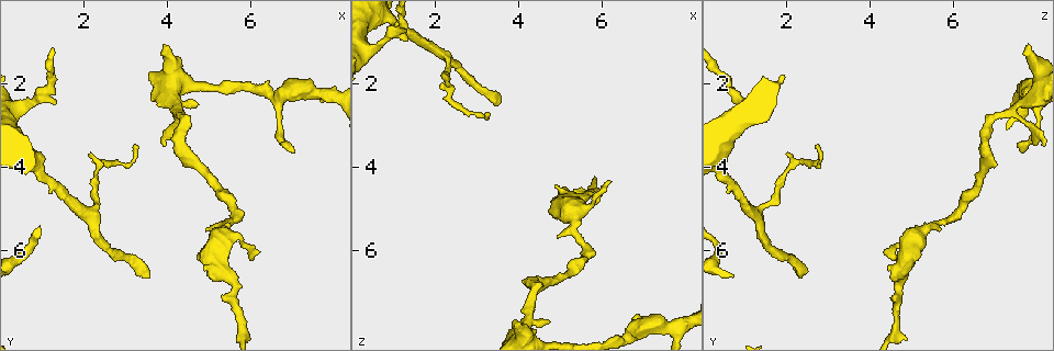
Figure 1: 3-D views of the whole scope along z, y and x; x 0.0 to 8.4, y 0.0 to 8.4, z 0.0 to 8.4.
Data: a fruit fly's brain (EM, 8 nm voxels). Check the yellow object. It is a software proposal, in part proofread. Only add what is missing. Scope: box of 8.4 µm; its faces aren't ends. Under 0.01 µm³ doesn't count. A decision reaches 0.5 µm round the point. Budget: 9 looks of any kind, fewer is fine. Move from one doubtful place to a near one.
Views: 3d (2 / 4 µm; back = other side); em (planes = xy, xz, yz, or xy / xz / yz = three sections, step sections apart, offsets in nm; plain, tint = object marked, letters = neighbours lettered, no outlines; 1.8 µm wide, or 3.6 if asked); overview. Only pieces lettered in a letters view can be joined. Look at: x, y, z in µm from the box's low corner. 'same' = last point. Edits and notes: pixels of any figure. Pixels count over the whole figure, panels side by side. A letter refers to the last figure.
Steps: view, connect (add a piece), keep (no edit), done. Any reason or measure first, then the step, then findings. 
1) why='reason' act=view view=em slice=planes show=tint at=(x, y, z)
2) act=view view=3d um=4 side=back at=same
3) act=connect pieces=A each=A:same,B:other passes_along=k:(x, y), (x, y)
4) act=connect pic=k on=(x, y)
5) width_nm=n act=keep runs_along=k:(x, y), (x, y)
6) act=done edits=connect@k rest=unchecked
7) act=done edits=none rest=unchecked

why='thin end' act=view view=3d um=2 at=(7.00, 3.65, 7.65)

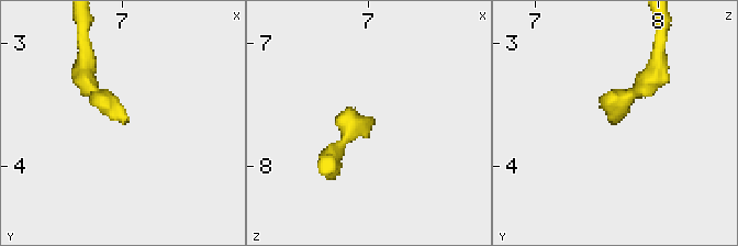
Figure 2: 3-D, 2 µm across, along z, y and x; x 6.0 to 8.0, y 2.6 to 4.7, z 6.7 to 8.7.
act=view view=em slice=planes show=tint at=(7.02, 3.62, 7.60)

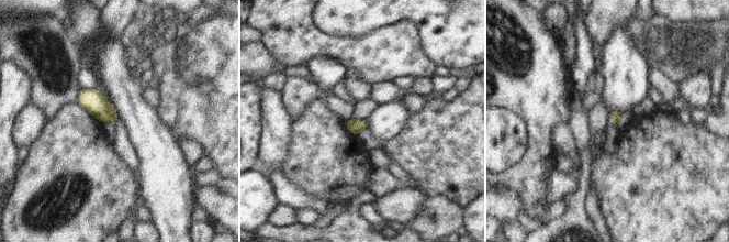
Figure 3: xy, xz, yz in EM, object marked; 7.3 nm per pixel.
why='what lies round it' act=view view=em slice=planes show=letters at=same

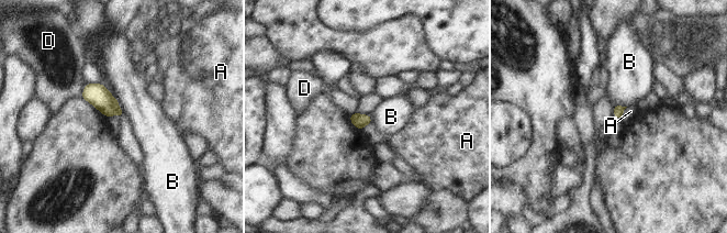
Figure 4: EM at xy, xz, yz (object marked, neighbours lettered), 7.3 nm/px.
width_nm=80 act=keep each=A:other,B:other,D:other border=4:(615, 104), (626, 107) found='no lettered piece goes on from it'

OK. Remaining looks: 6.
why='branch stops here' act=view view=em slice=planes show=letters at=(6.25, 6.00, 4.35)

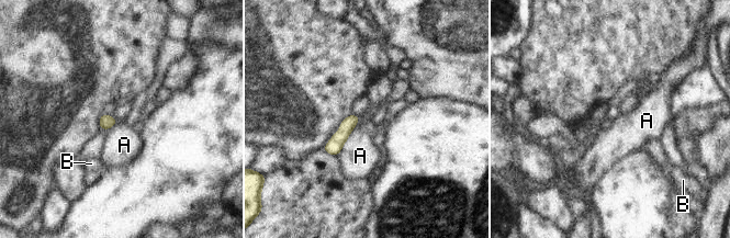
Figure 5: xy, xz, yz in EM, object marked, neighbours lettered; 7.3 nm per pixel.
longest_contact=A:240nm act=keep each=A:other,B:other border=5:(355, 128), (337, 155) found='none of them fits'

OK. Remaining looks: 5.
why='free end' act=view view=3d um=4 at=(4.05, 1.10, 7.75)

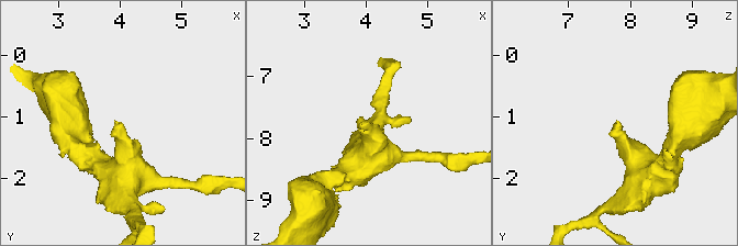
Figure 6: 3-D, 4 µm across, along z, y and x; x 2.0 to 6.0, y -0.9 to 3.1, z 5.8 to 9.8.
act=view view=em slice=xz step=8 show=letters at=(4.05, 1.10, 7.80)

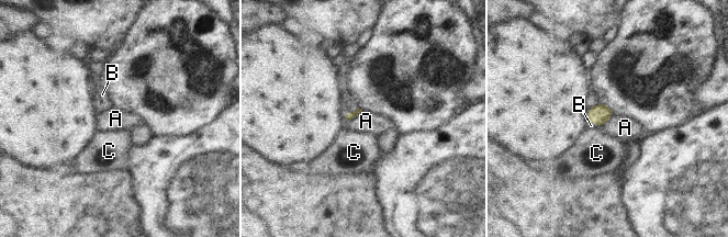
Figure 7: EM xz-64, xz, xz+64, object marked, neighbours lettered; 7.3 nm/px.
why='another direction' act=view view=em slice=planes show=letters at=same

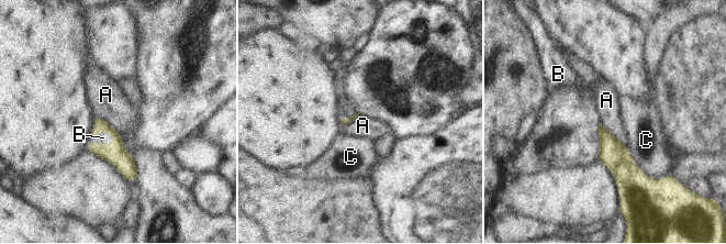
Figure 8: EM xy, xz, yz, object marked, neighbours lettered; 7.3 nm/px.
longest_contact=C:340nm act=connect pieces=B each=A:other,B:same,C:other passes_along=8:(115, 153), (102, 144), (103, 137) found='the neuron continues'

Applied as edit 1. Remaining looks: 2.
why='an open end' act=view view=em slice=planes show=letters at=(3.60, 6.65, 2.35)

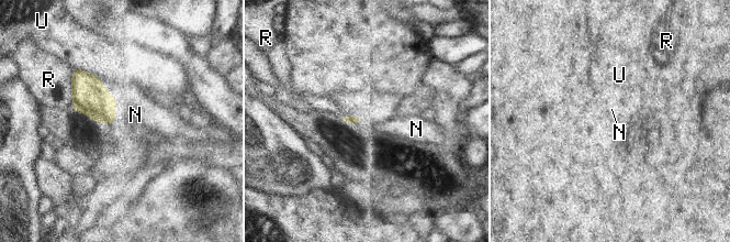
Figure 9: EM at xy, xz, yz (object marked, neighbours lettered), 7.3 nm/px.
act=connect pieces=N each=N:same,R:other,U:other found='the neuron continues'

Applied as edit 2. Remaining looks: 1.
act=done edits=connect@8,connect@9 rest=unchecked

